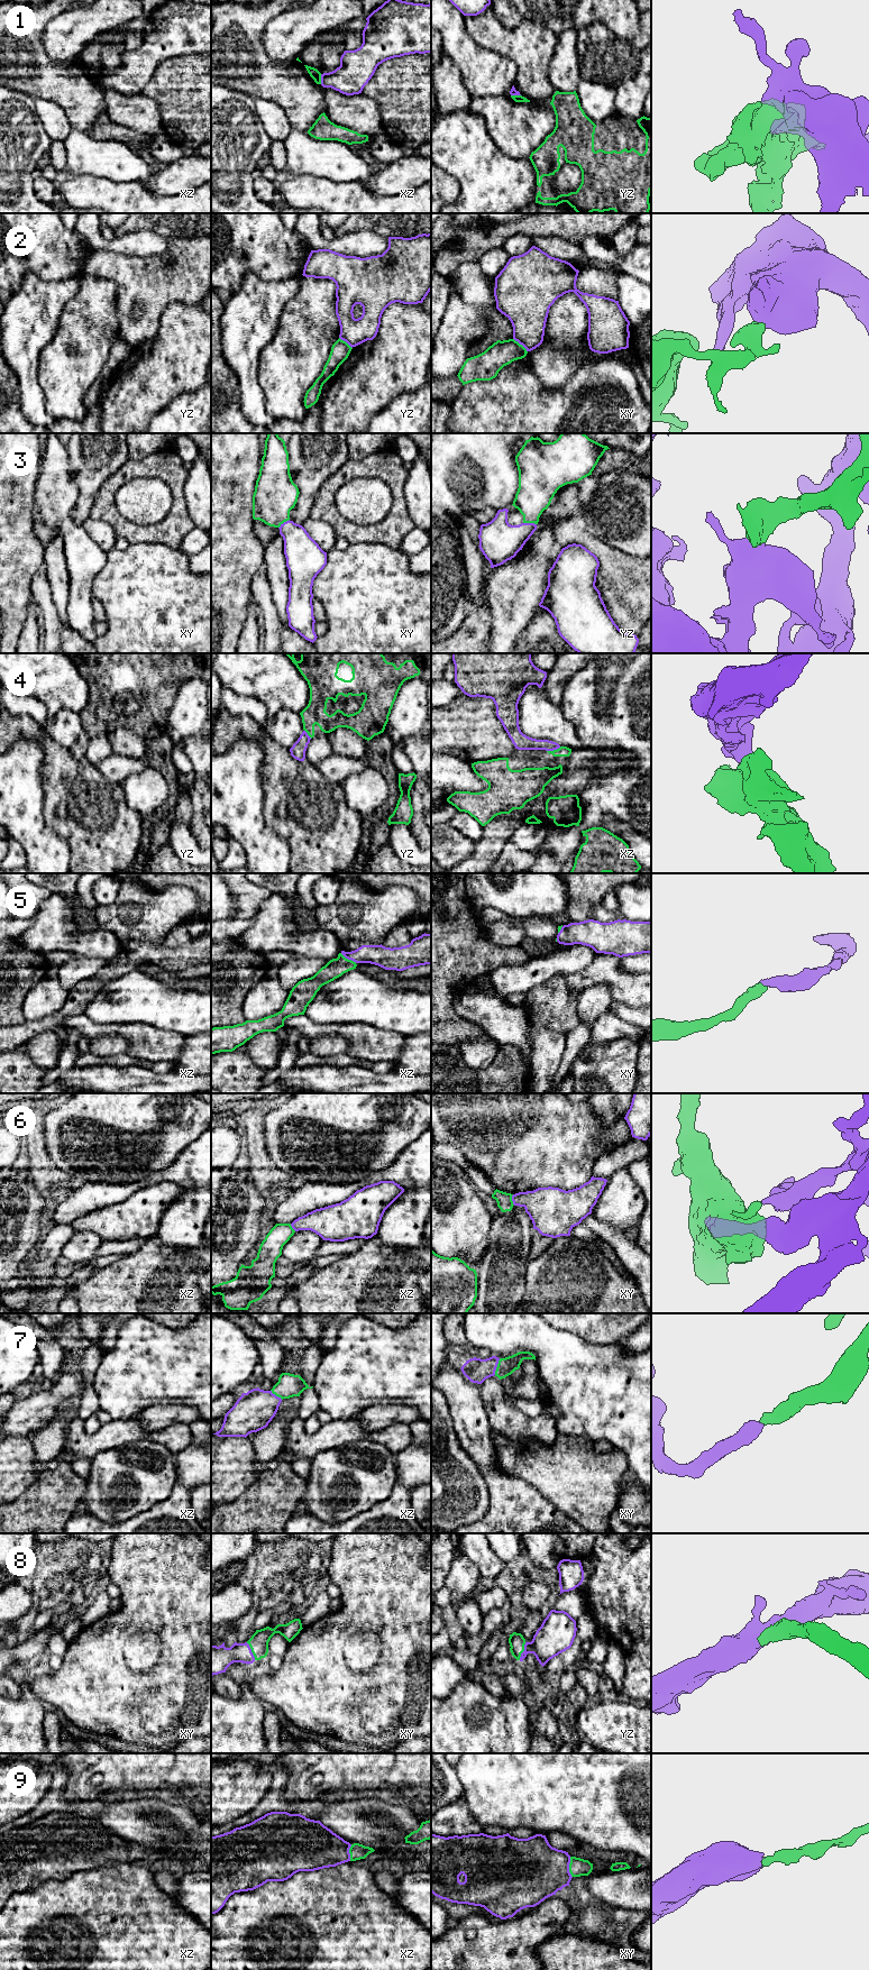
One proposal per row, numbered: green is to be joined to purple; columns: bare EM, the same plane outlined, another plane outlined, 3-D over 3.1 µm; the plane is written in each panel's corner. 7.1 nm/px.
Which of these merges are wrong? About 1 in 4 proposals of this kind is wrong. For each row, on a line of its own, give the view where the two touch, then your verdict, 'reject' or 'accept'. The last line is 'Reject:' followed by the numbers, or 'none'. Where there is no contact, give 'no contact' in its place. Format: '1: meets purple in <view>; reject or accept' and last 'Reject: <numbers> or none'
1: meets purple in xz; reject
2: meets purple in xy; reject
3: meets purple in yz; accept
4: meets purple in xz; accept
5: meets purple in xz; accept
6: meets purple in xy; reject
7: meets purple in xy; accept
8: meets purple in xy; accept
9: meets purple in xy; accept
Reject: 1, 2, 6

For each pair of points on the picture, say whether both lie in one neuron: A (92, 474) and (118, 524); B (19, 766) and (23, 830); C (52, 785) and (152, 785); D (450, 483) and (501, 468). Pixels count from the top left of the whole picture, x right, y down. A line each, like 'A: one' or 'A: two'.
A: two
B: one
C: two
D: one

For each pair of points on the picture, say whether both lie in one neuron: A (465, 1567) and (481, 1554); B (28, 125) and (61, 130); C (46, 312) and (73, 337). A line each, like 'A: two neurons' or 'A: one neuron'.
A: two neurons
B: two neurons
C: two neurons

